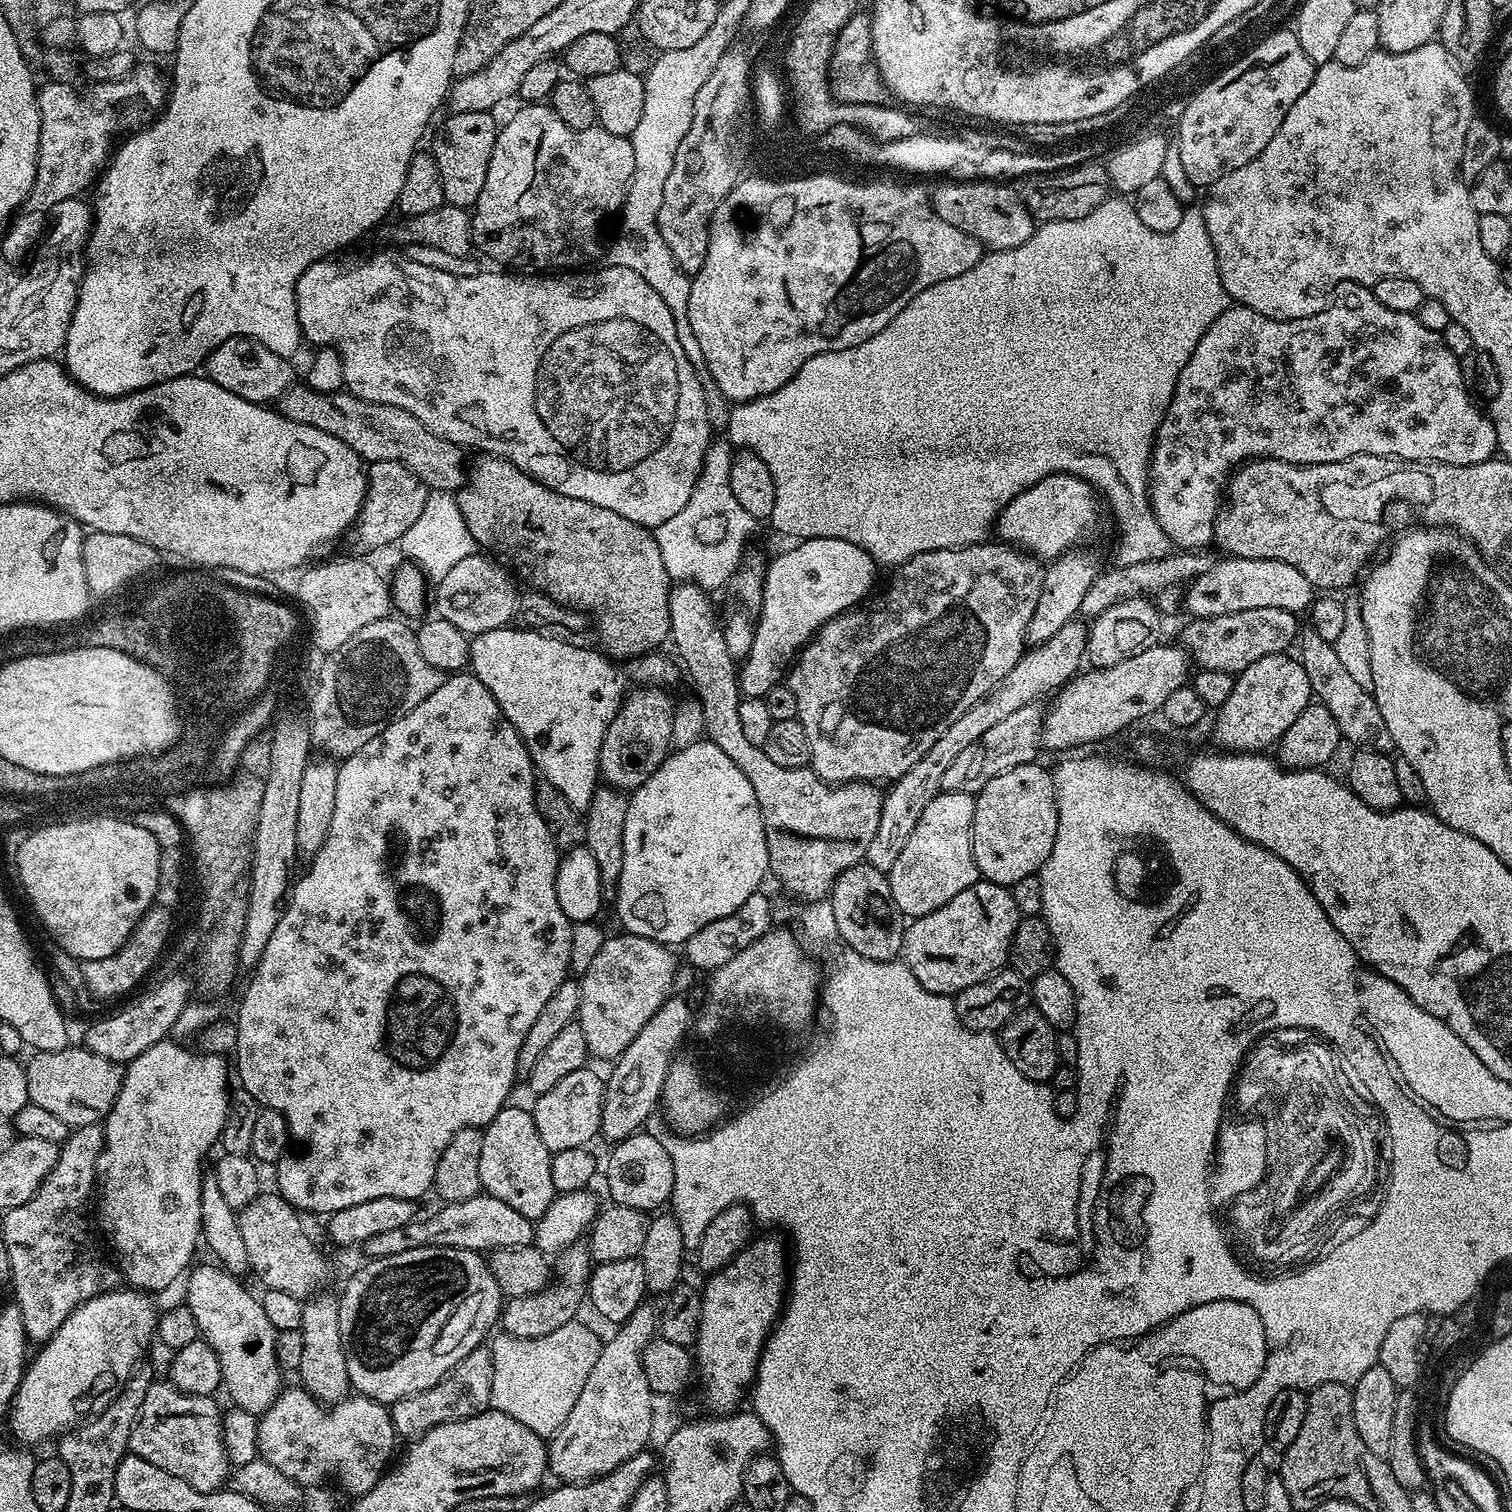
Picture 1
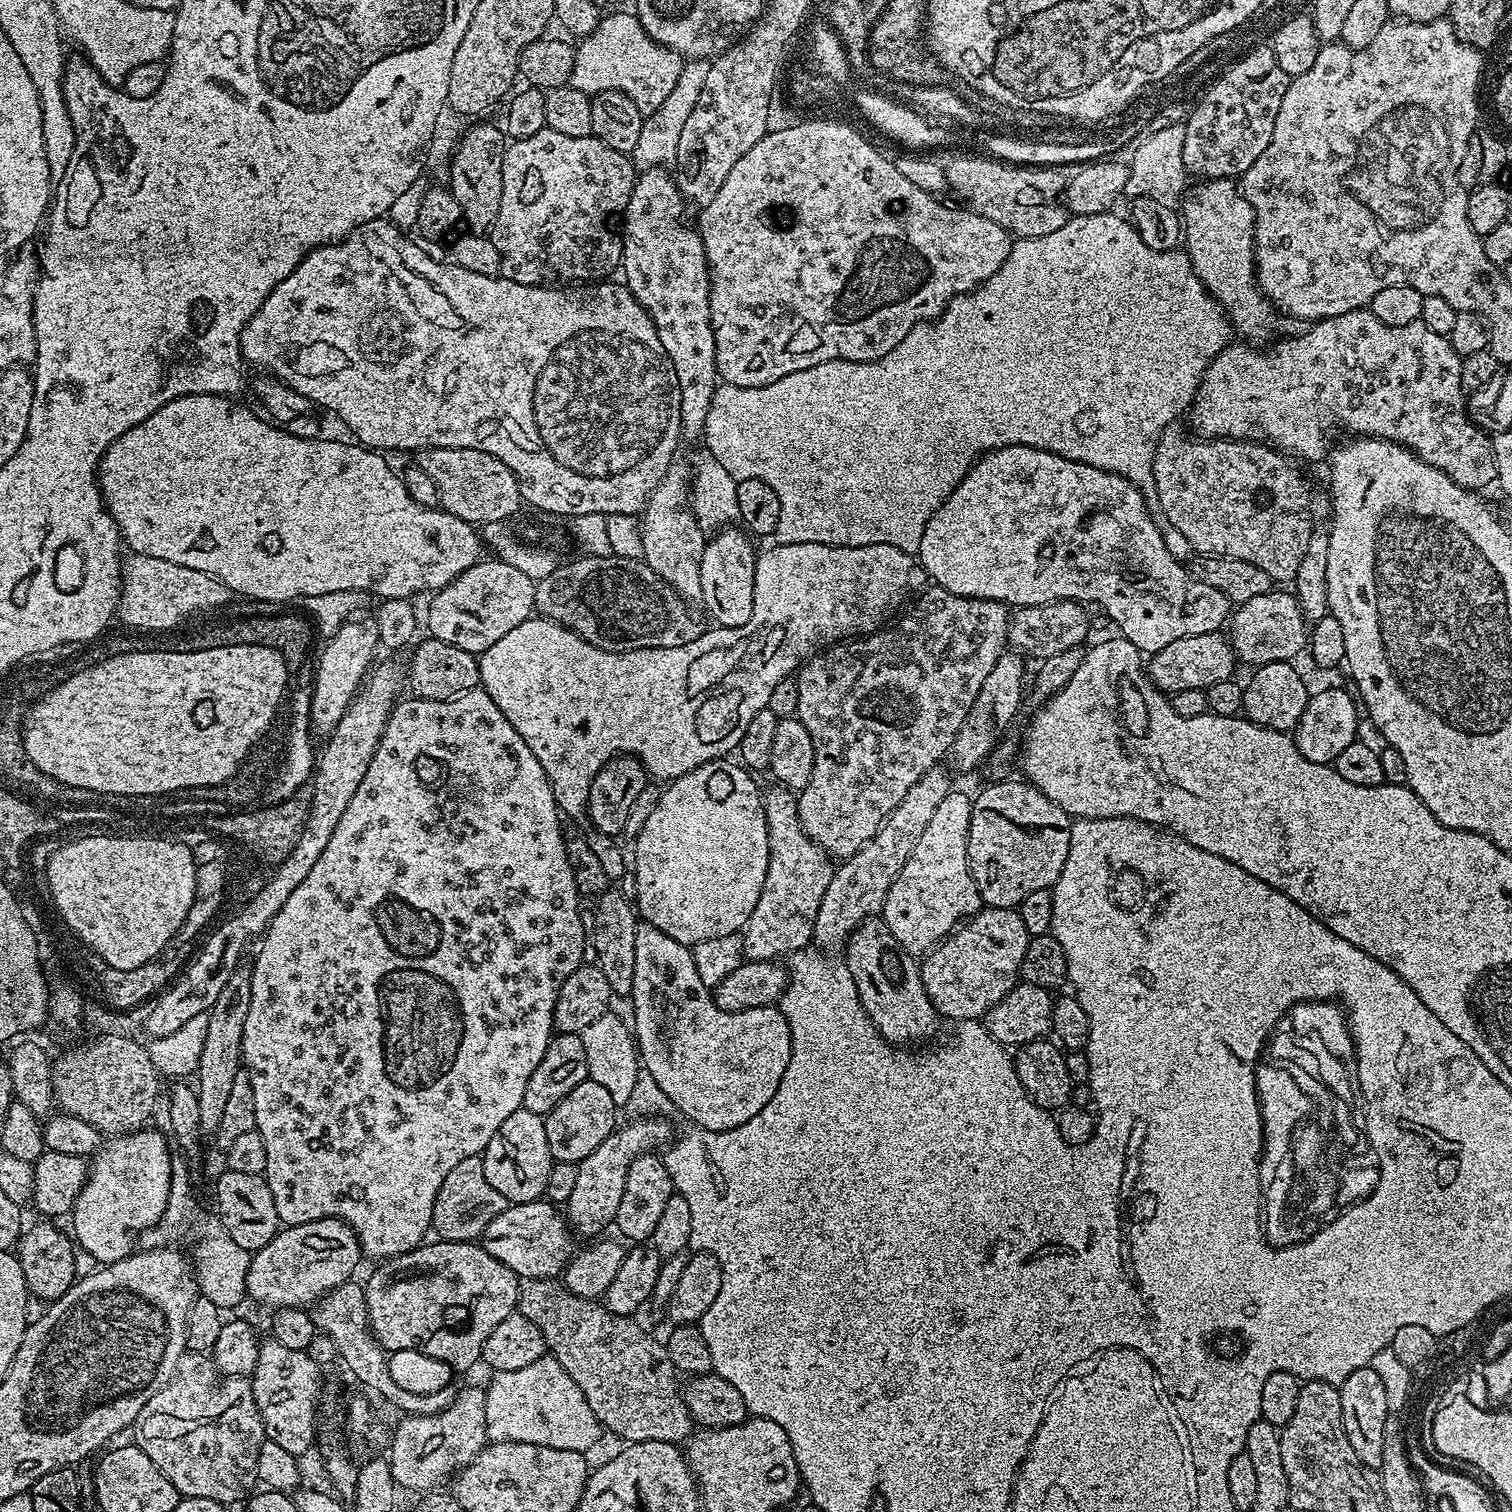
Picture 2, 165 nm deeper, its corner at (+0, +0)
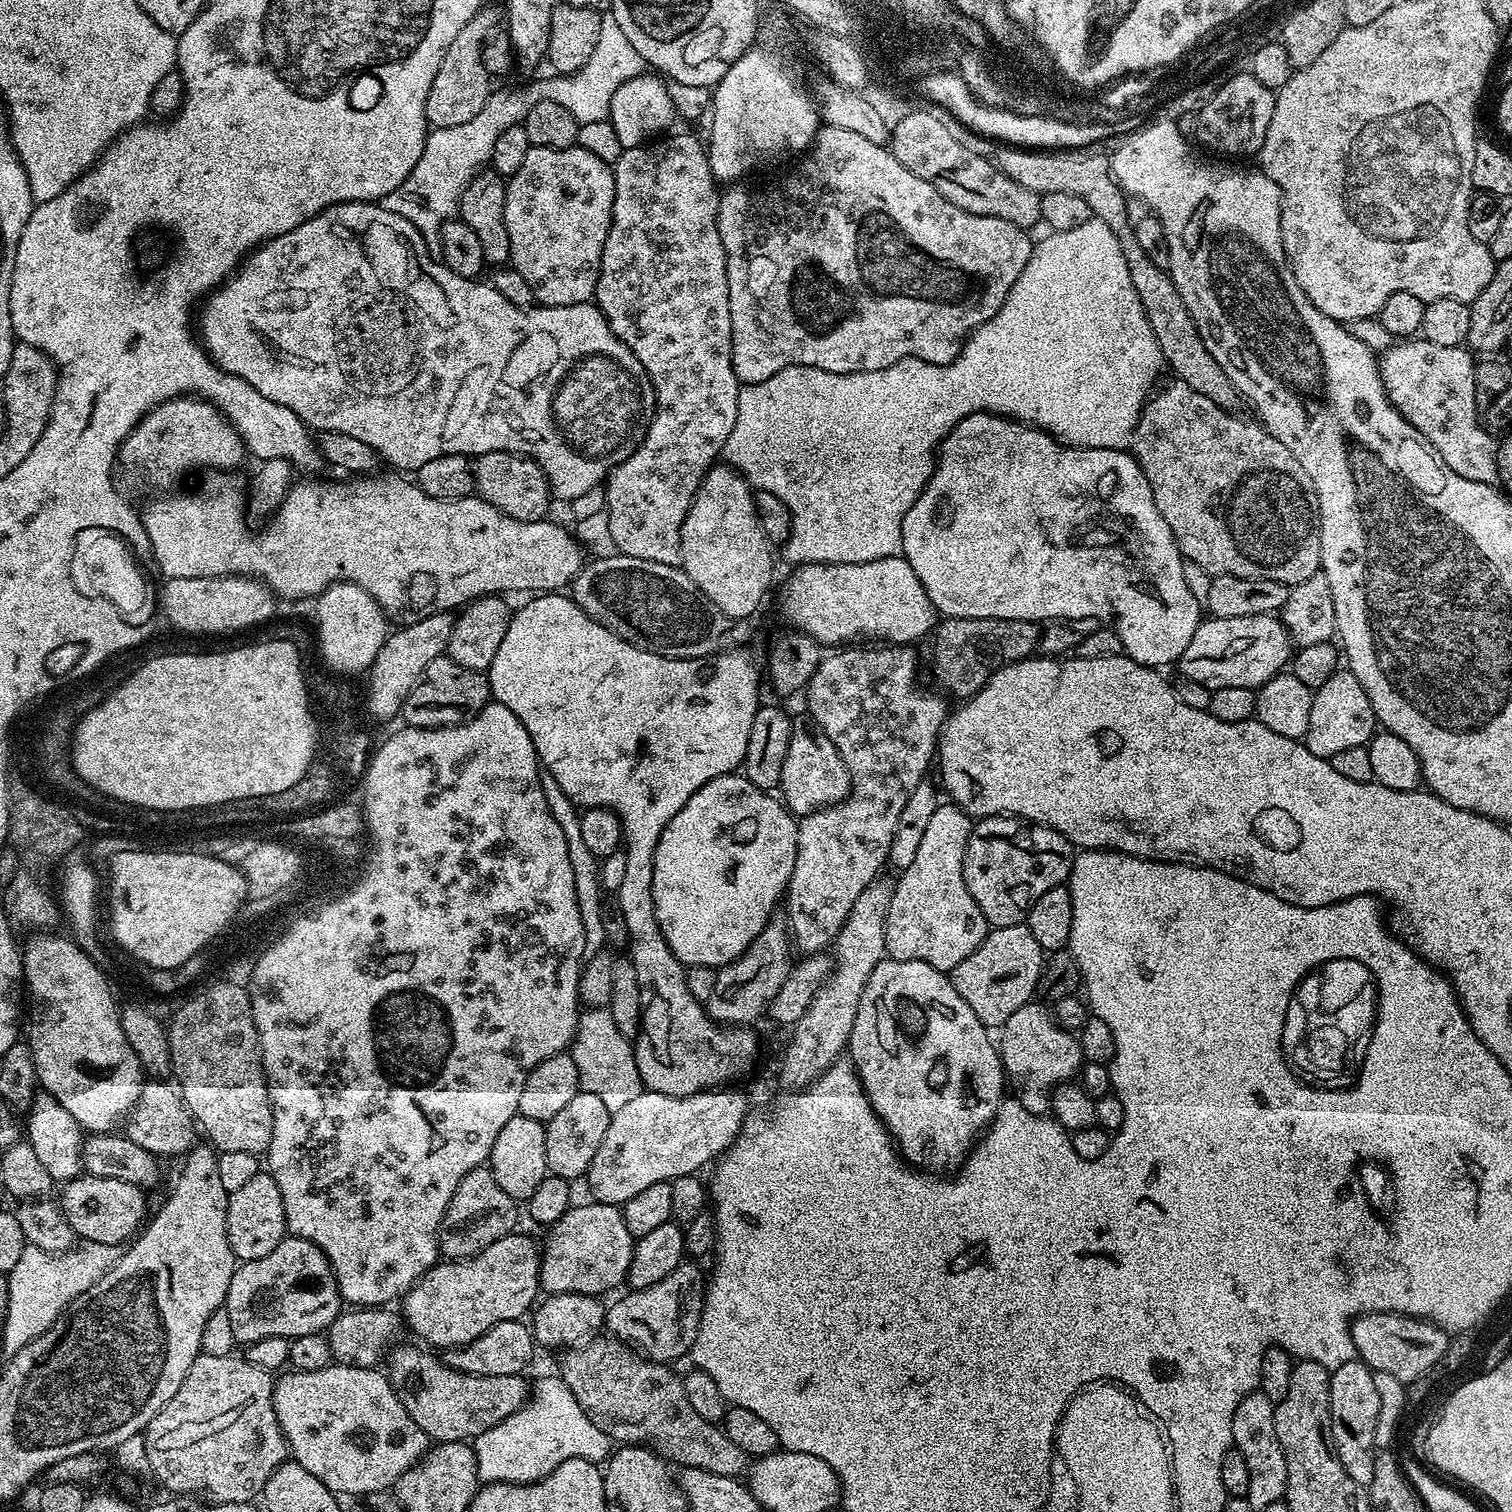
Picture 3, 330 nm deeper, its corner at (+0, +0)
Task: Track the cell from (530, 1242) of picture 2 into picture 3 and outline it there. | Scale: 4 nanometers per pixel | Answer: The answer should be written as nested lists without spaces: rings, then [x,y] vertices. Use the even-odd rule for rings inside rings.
[[[577,1203],[569,1208],[566,1214],[562,1214],[562,1218],[558,1218],[558,1222],[547,1229],[548,1237],[542,1240],[540,1257],[540,1286],[545,1293],[577,1292],[600,1298],[603,1292],[623,1285],[628,1279],[634,1238],[630,1230],[626,1230],[623,1211],[615,1204],[587,1203]]]

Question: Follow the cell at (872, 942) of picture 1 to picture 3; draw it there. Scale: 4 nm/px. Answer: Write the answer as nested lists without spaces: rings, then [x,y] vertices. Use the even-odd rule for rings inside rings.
[[[885,958],[882,962],[878,962],[878,966],[874,966],[874,974],[870,974],[870,982],[866,982],[866,990],[862,990],[862,1002],[858,1002],[858,1018],[854,1018],[854,1030],[848,1039],[846,1052],[850,1057],[852,1067],[856,1070],[856,1077],[860,1079],[860,1084],[864,1087],[864,1093],[870,1106],[876,1112],[880,1123],[888,1129],[888,1134],[892,1137],[901,1157],[909,1165],[919,1166],[928,1174],[948,1174],[959,1169],[969,1152],[972,1151],[976,1141],[985,1135],[992,1119],[999,1112],[1001,1104],[1005,1103],[1004,1064],[1000,1060],[993,1037],[991,1040],[988,1036],[991,1036],[989,1029],[984,1027],[978,1014],[974,1014],[974,1010],[970,1010],[970,1006],[966,1006],[962,994],[958,994],[958,990],[954,990],[951,979],[934,966],[917,960],[894,960],[891,958]]]

